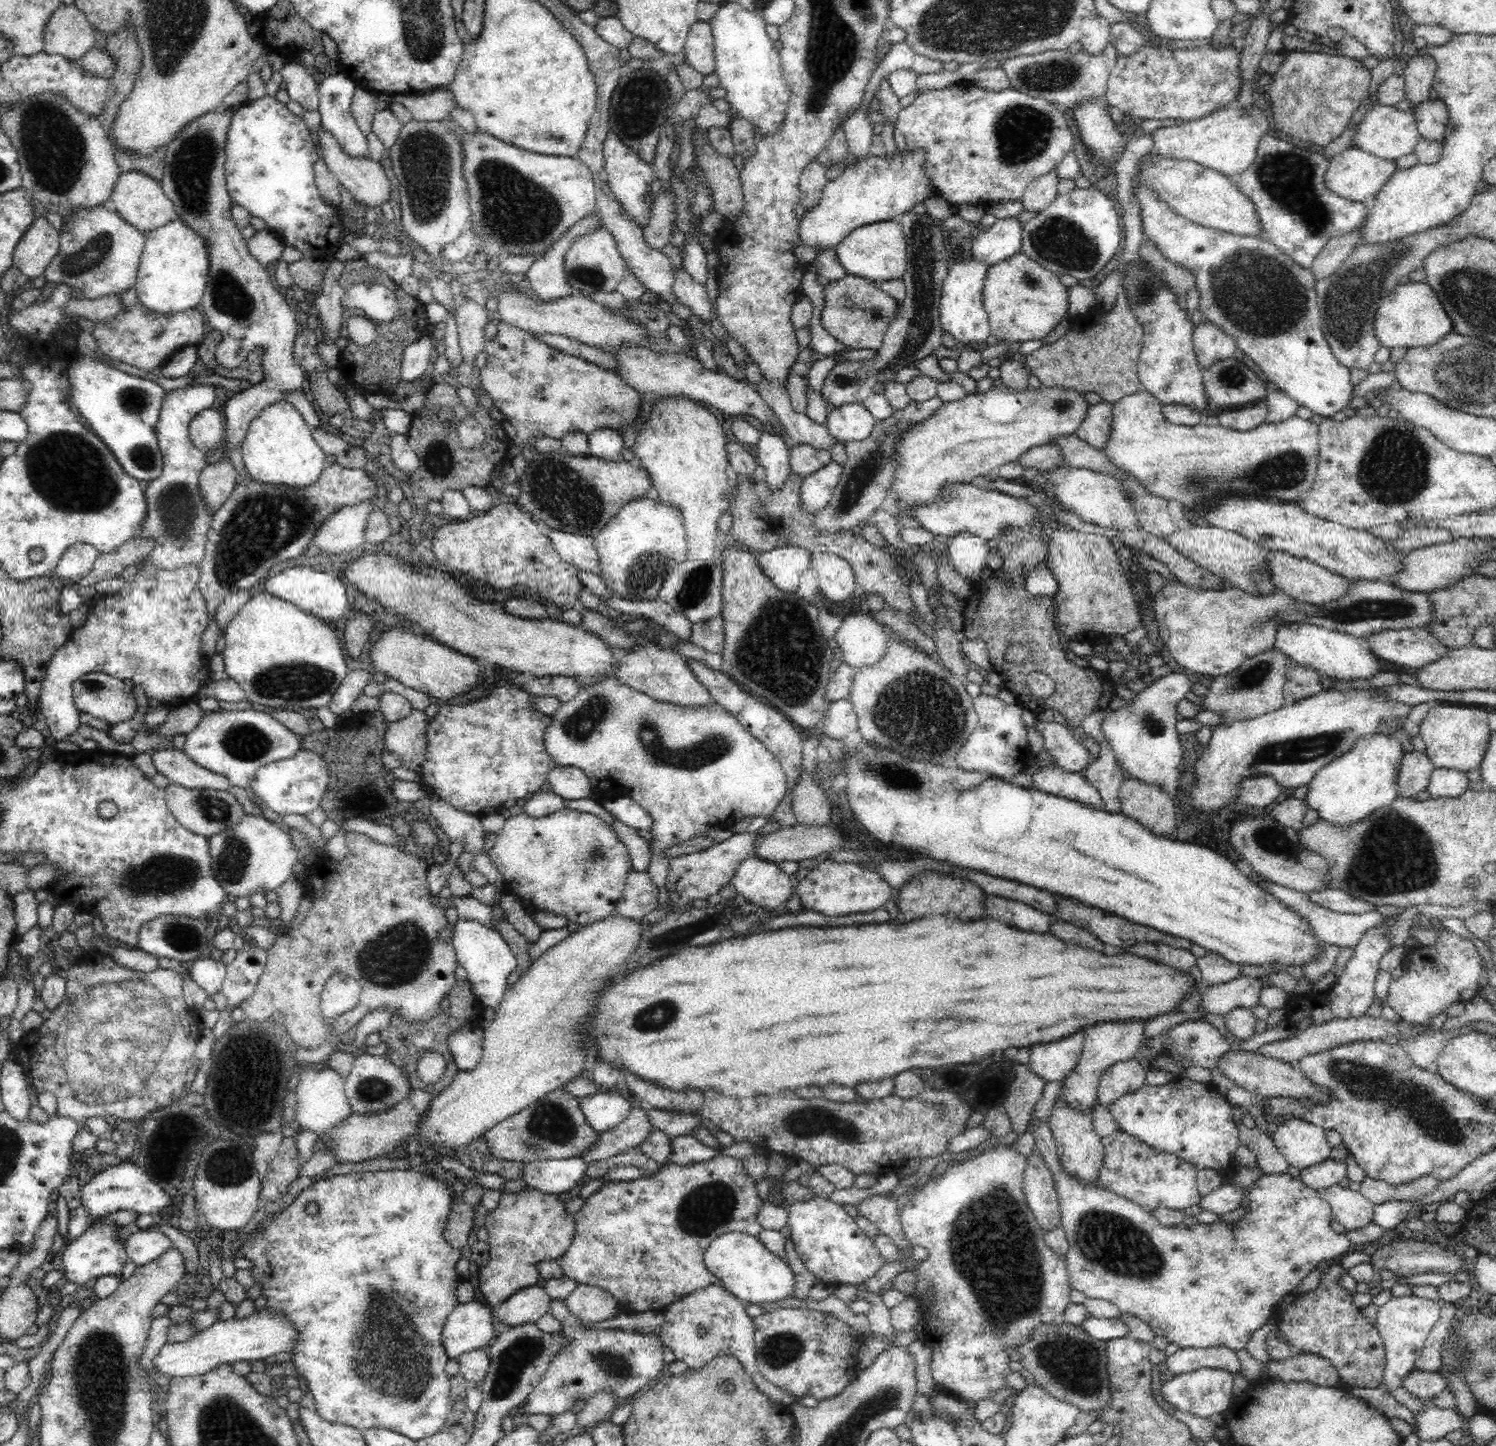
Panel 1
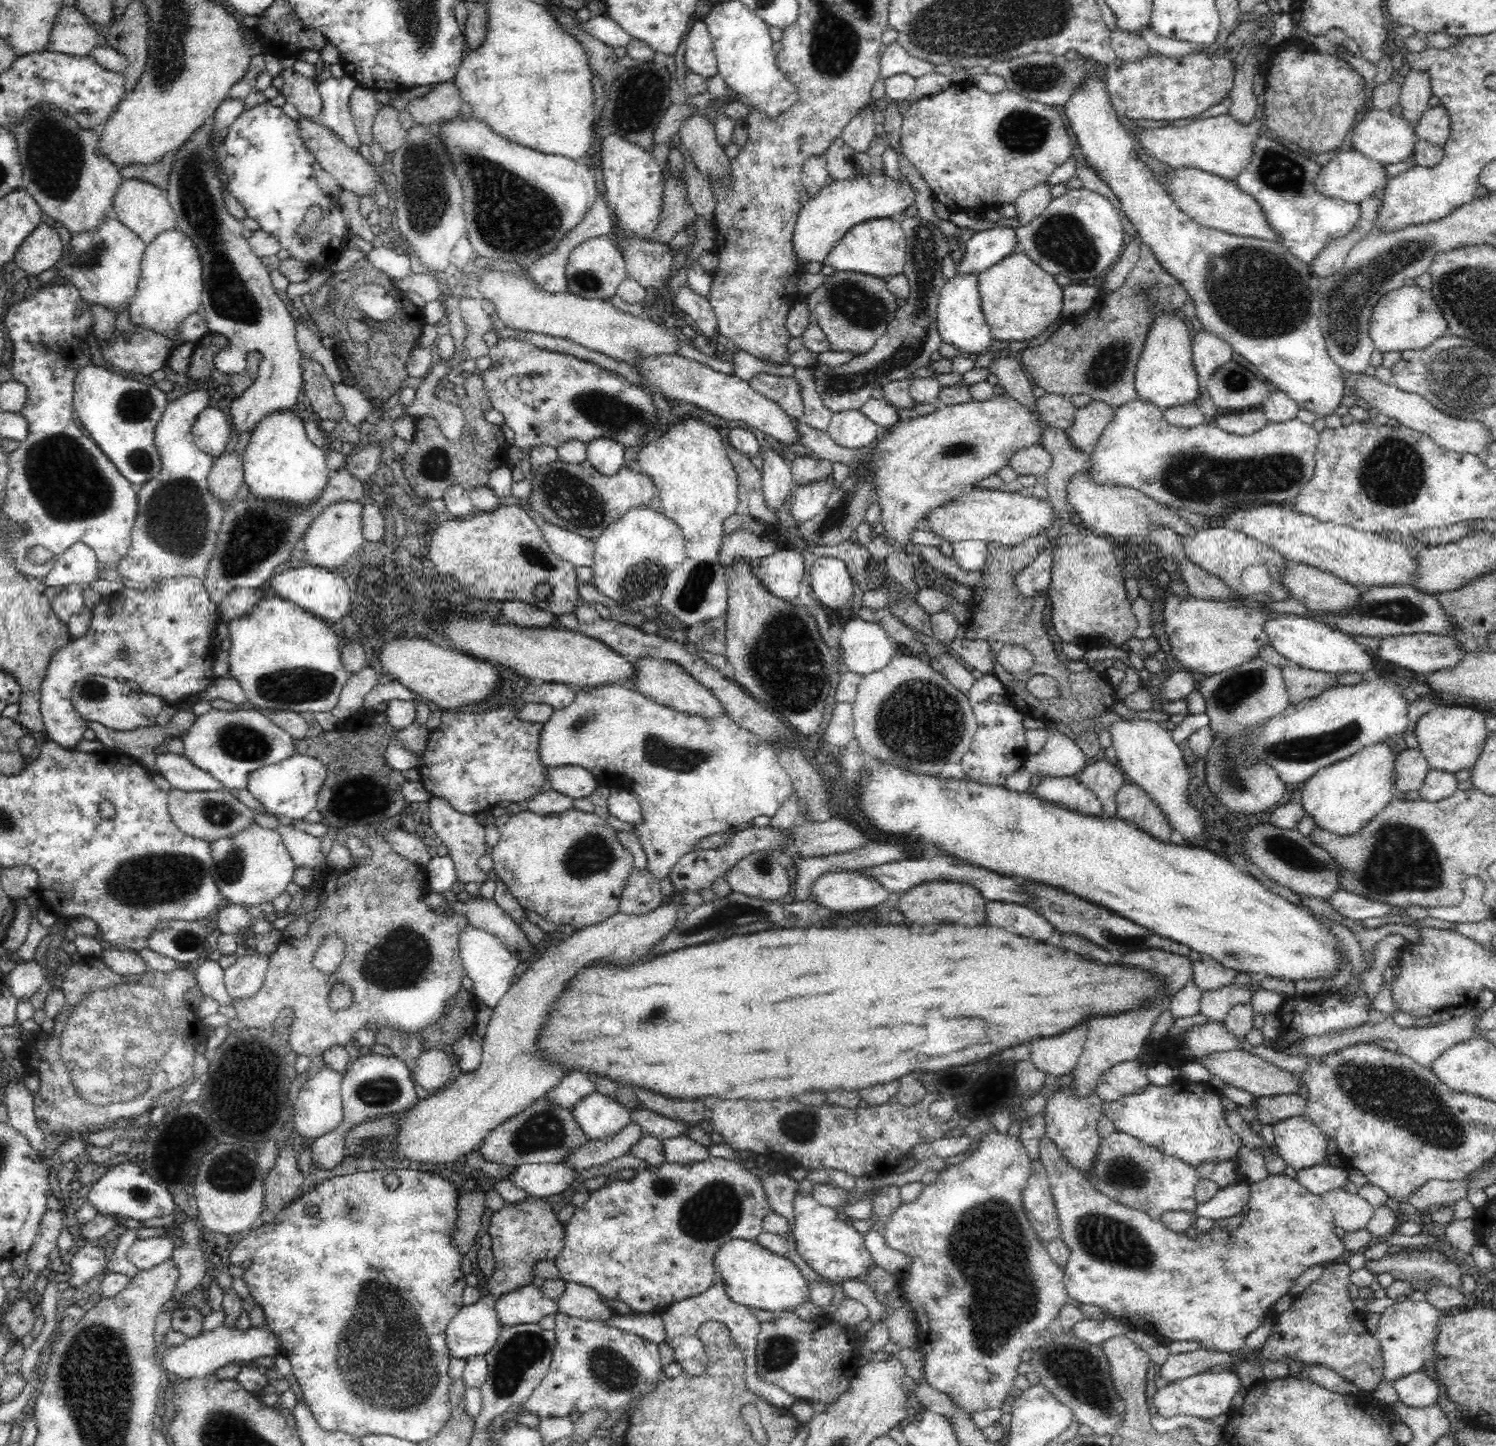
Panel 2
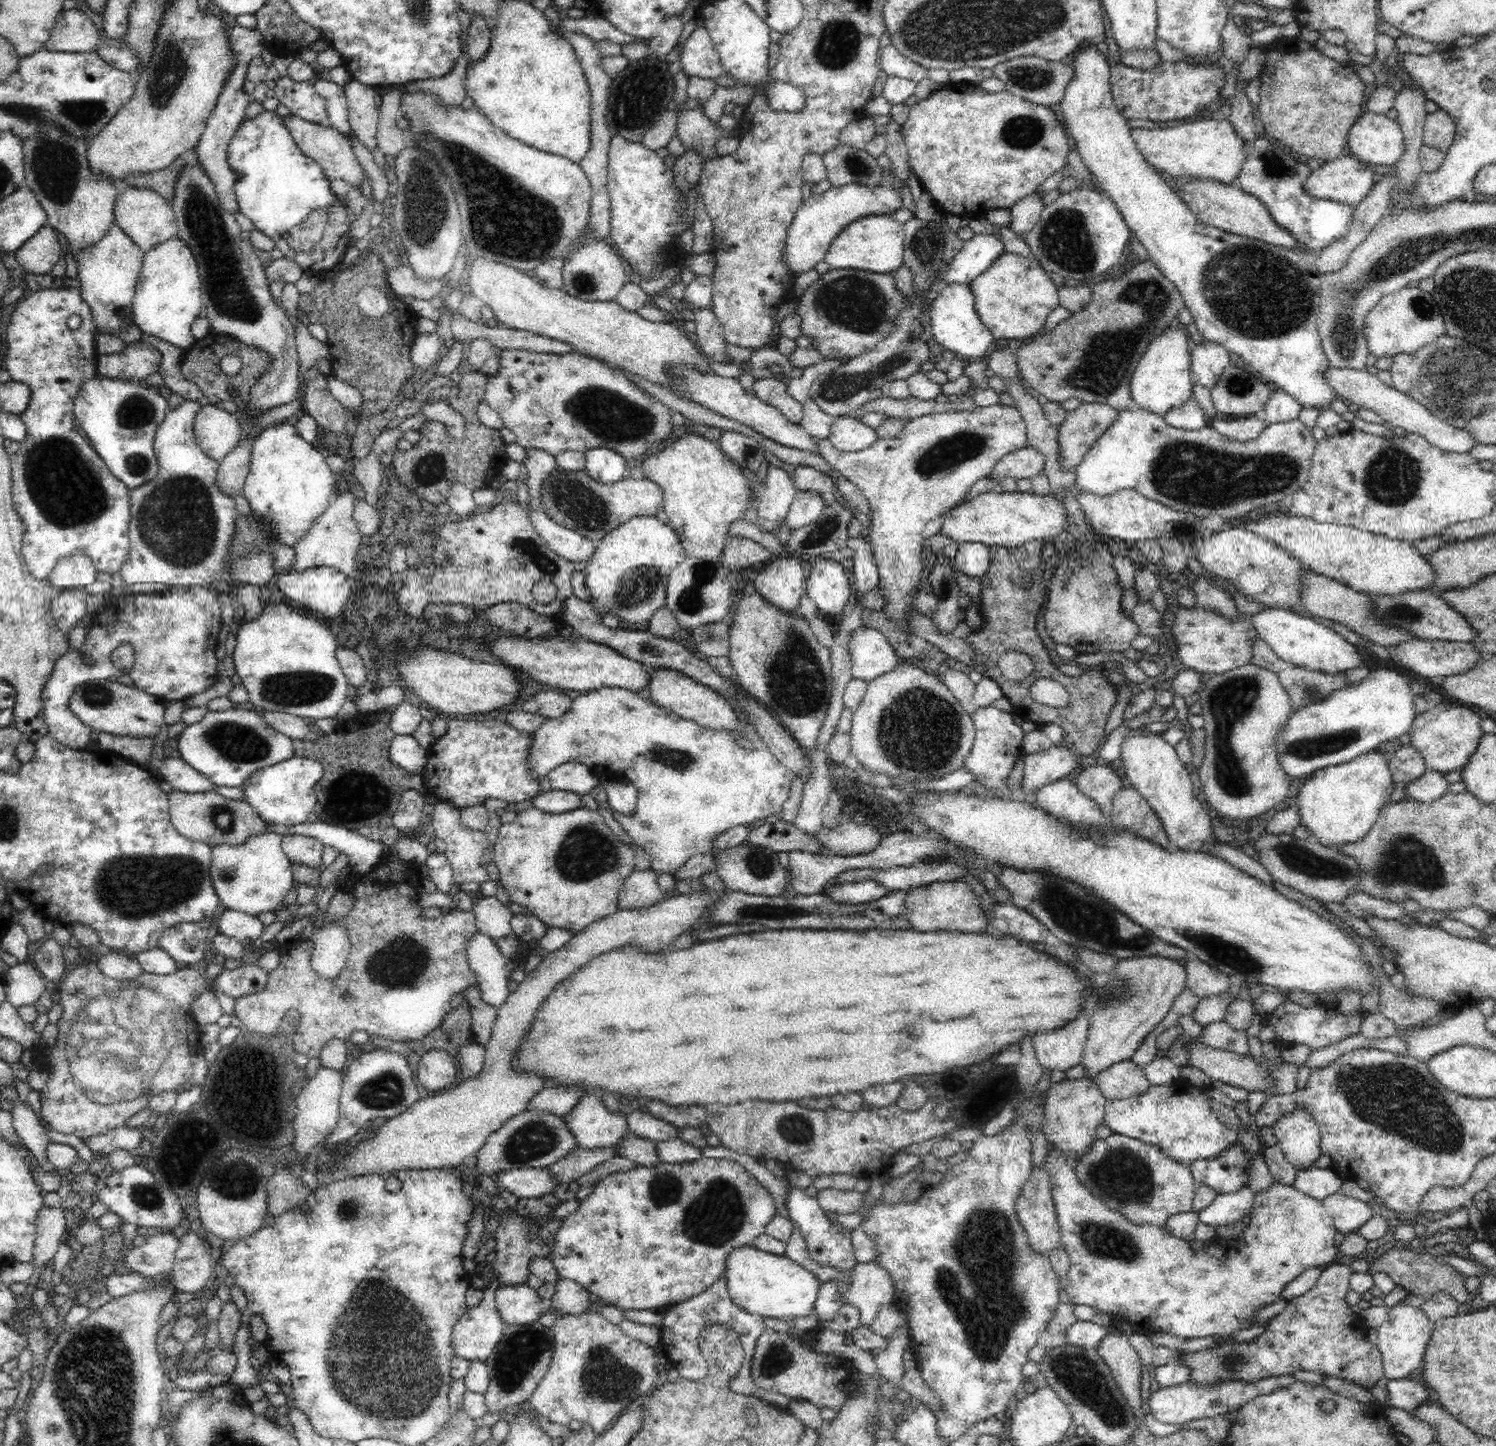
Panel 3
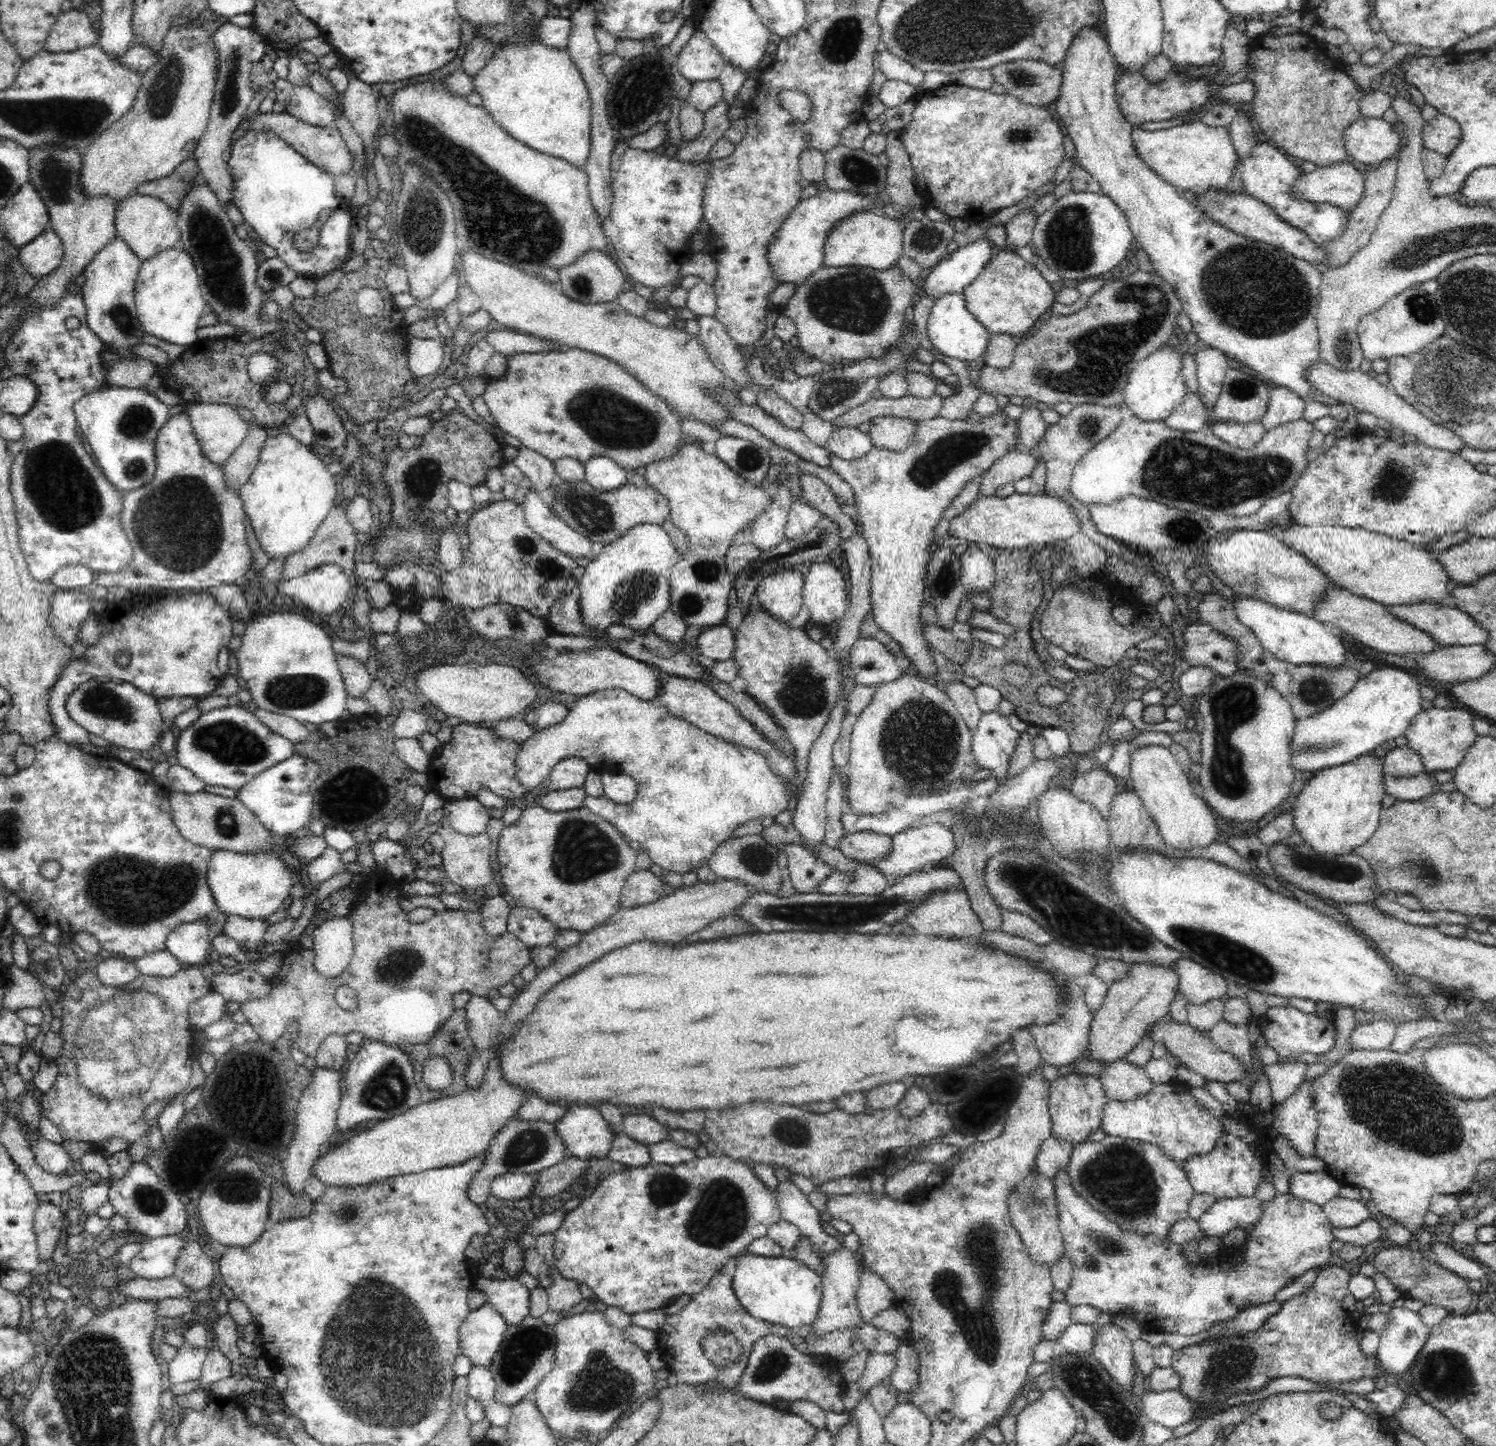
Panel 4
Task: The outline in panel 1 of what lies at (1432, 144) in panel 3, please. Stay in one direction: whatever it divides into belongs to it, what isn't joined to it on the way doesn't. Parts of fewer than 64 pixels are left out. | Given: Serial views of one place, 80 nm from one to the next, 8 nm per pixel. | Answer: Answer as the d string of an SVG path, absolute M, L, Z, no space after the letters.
M1428 100L1418 106L1413 116L1421 138L1429 141L1443 142L1447 133L1449 115L1442 100Z

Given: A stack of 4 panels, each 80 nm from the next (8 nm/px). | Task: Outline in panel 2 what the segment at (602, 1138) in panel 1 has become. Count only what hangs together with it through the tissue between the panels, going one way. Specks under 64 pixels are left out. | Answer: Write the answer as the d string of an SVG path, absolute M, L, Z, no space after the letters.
M630 1121L618 1136L608 1140L584 1142L579 1148L570 1152L560 1165L572 1167L574 1176L582 1171L590 1170L593 1166L604 1165L612 1159L629 1153L631 1147L644 1135L636 1123Z

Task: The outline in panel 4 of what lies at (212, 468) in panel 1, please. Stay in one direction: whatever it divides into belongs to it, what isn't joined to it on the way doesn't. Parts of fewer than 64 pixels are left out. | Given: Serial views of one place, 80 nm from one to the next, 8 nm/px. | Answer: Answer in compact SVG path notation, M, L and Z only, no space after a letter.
M249 426L242 444L222 467L225 481L230 488L239 490L246 484L260 460L260 451L271 434L260 426Z

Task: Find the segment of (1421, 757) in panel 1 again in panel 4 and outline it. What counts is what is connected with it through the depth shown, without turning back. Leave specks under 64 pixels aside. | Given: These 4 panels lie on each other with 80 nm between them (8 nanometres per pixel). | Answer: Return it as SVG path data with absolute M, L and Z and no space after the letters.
M1408 746L1390 750L1381 763L1384 773L1398 778L1412 778L1425 770L1420 755Z

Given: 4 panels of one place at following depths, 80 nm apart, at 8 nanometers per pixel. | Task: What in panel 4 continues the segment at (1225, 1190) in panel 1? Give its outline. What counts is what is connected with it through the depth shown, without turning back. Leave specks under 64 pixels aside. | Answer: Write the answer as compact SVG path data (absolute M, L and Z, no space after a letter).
M1256 1197L1217 1200L1200 1218L1199 1230L1204 1236L1222 1238L1233 1230L1255 1227L1262 1213L1263 1203Z

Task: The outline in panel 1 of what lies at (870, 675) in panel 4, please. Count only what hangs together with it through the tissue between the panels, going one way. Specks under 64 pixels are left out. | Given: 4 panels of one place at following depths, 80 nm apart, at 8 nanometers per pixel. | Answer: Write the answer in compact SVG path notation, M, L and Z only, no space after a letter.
M857 613L843 618L834 638L842 649L846 665L858 671L884 660L891 635L874 619Z

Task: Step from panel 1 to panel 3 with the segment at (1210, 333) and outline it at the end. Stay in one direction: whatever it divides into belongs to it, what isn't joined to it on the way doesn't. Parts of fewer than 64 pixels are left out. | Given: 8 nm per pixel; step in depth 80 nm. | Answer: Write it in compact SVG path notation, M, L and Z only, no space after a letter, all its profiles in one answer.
M1204 340L1191 352L1190 364L1193 376L1202 387L1211 392L1224 374L1225 368L1231 364L1229 360L1230 353L1226 348Z

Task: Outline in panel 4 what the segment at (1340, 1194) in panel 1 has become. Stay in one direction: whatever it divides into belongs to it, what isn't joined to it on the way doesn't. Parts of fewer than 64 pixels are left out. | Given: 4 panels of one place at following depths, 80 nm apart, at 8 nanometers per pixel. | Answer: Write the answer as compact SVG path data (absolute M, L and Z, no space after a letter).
M1336 1197L1323 1206L1333 1228L1350 1228L1369 1218L1364 1201Z

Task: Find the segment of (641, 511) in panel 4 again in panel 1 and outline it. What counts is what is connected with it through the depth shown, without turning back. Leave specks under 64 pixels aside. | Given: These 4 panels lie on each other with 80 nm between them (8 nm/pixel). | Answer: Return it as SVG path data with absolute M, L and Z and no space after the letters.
M562 452L534 455L532 463L525 468L524 475L519 478L519 481L522 484L522 491L516 503L524 512L532 517L540 518L545 529L586 537L596 537L622 507L633 500L643 499L652 487L650 477L644 469L632 467L630 462L623 459L606 463L594 457L572 457Z

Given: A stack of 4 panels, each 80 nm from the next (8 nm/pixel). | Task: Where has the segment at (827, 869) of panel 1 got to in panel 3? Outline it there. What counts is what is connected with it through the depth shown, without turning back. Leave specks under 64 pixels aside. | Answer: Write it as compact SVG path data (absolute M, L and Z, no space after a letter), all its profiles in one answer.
M862 880L857 883L848 882L838 888L829 888L828 884L822 892L828 893L839 902L858 904L858 902L876 900L888 893L889 890L877 880Z

